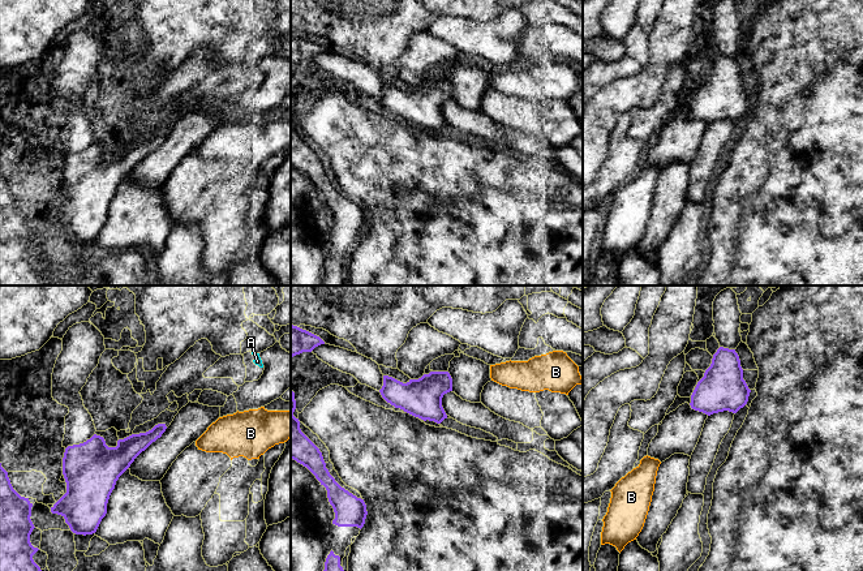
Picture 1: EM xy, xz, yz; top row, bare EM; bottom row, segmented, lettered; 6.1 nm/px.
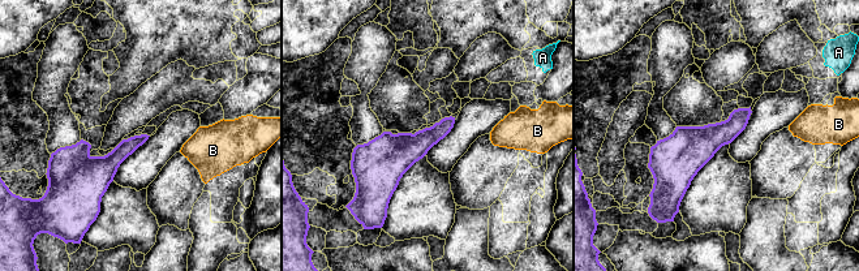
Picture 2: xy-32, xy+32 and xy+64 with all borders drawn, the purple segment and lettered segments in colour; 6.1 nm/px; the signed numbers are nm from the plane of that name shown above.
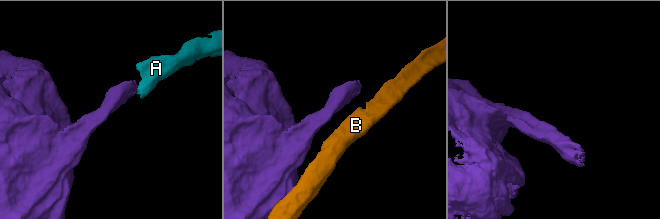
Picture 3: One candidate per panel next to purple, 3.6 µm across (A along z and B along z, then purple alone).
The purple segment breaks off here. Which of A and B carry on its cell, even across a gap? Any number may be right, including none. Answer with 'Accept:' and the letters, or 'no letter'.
Accept: no letter

